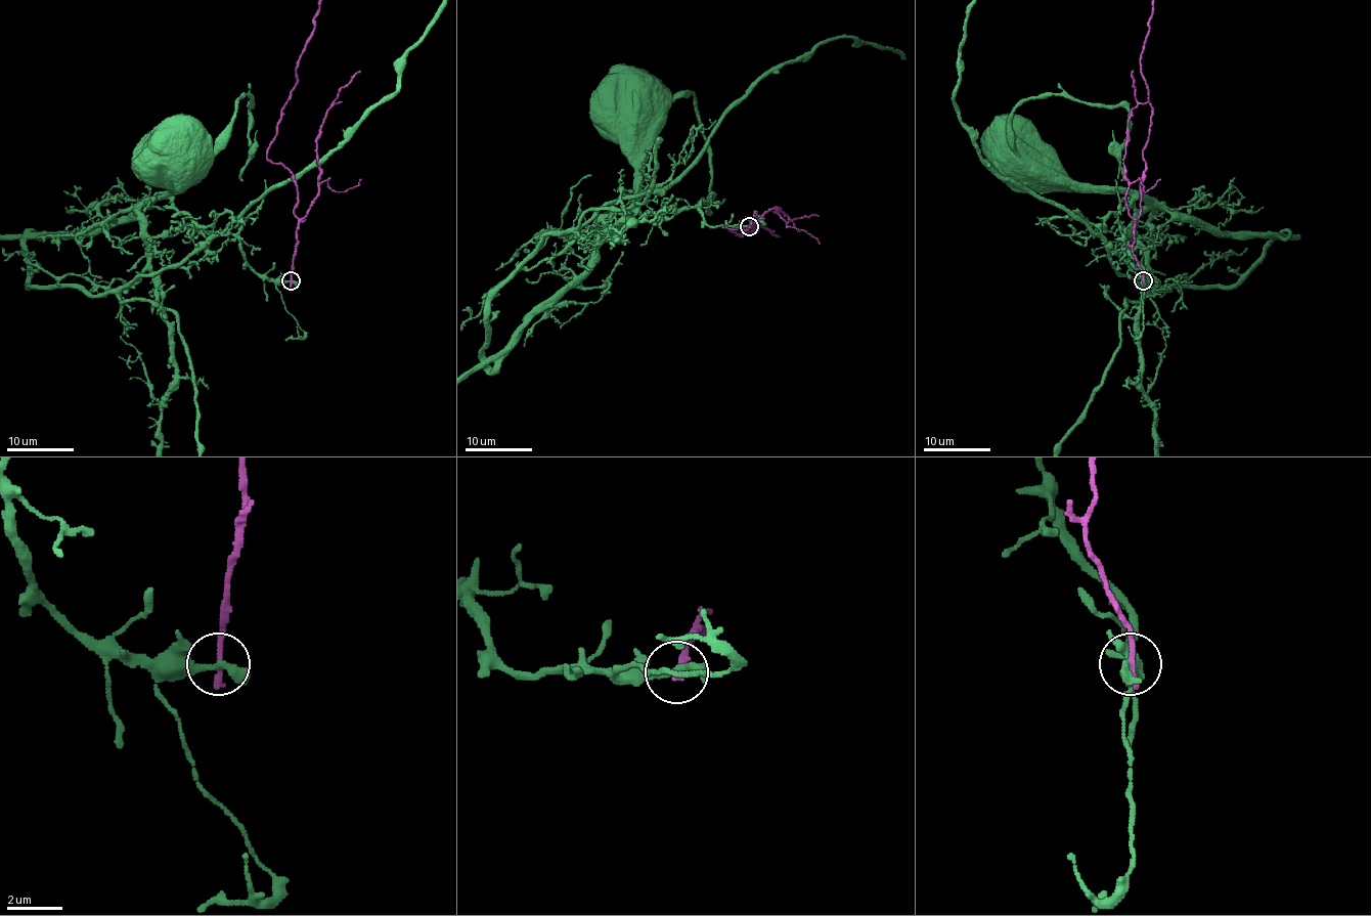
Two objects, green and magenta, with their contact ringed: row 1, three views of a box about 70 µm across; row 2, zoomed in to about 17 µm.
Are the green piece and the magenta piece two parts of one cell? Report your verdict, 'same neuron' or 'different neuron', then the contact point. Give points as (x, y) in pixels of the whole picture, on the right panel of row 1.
different neuron | (1143, 280)

